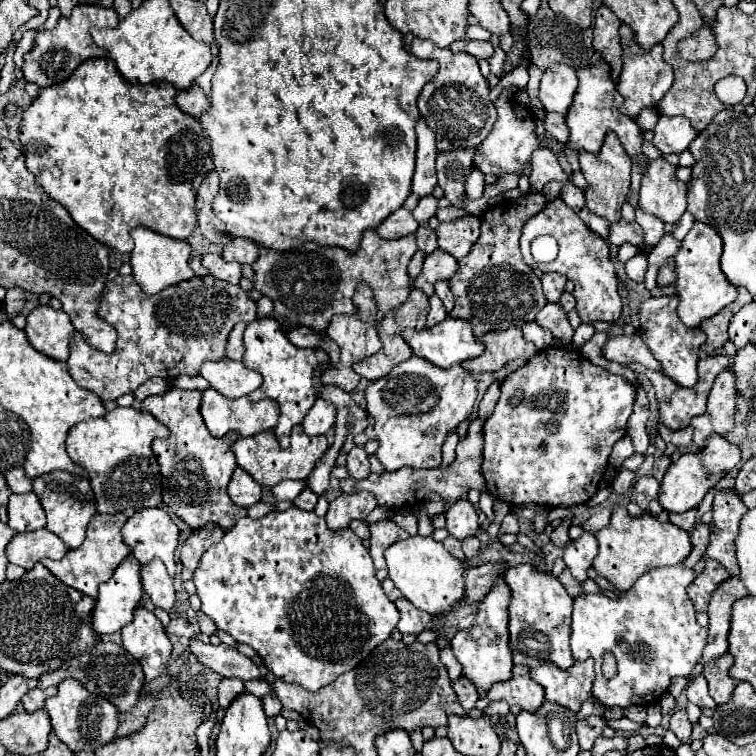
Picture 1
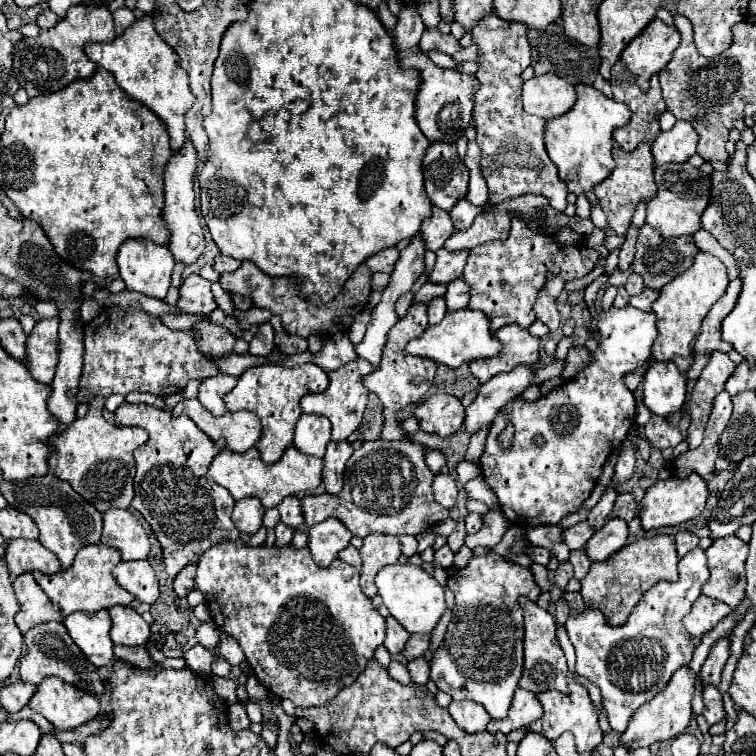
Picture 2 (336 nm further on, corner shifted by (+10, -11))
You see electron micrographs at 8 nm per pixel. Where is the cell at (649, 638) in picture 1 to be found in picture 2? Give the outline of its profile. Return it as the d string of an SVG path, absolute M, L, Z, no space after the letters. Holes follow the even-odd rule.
M700 547L684 555L678 565L680 579L676 583L660 581L648 589L624 625L610 625L604 613L592 607L572 613L564 625L576 649L576 673L600 689L608 723L618 733L624 733L634 711L660 693L672 673L692 659L694 643L688 631L684 631L682 617L698 599L710 573Z

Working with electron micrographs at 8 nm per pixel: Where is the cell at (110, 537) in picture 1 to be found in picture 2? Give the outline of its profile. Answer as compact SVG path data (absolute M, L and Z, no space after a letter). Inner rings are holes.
M102 543L96 545L86 545L78 551L74 563L70 569L62 569L54 575L44 575L40 571L34 571L36 583L42 587L42 591L48 595L48 599L60 607L62 615L70 615L74 611L86 611L94 613L104 607L114 607L114 605L128 605L134 597L116 583L112 569L122 561L120 551L106 547Z

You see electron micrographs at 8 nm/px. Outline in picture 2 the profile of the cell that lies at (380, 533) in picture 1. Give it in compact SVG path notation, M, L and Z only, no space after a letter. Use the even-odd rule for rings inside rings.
M372 533L364 537L364 545L360 549L362 555L362 569L360 569L360 585L366 597L376 595L374 577L376 573L392 563L398 563L400 557L400 541L394 535Z

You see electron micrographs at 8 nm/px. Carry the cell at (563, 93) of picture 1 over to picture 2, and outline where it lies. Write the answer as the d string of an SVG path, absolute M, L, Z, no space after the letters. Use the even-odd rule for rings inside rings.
M546 73L524 81L522 105L524 111L542 119L564 115L576 101L574 85L566 83L558 75Z

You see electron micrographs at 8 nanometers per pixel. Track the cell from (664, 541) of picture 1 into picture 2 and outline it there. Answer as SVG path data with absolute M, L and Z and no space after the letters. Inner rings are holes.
M654 535L638 539L630 545L624 545L620 551L610 555L604 561L594 561L588 575L580 581L580 595L588 607L600 609L608 615L612 625L622 625L642 595L658 581L676 581L678 579L678 553L670 535Z

